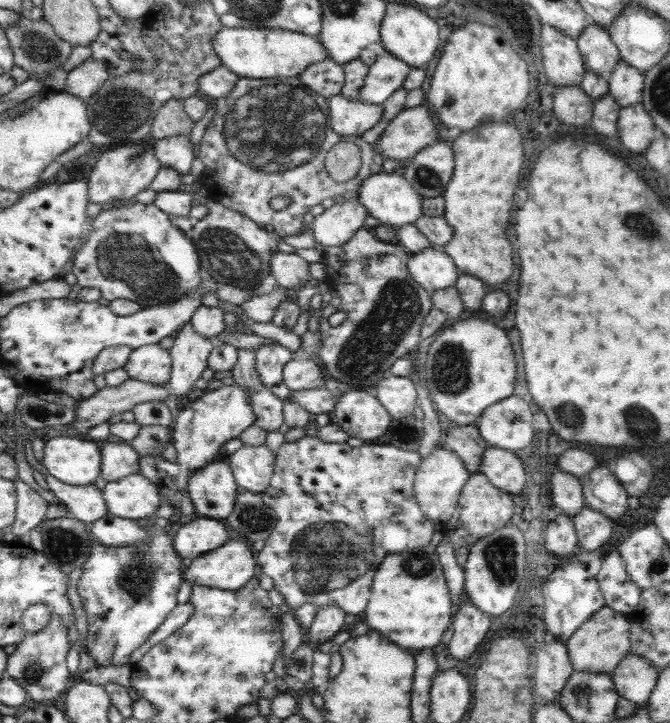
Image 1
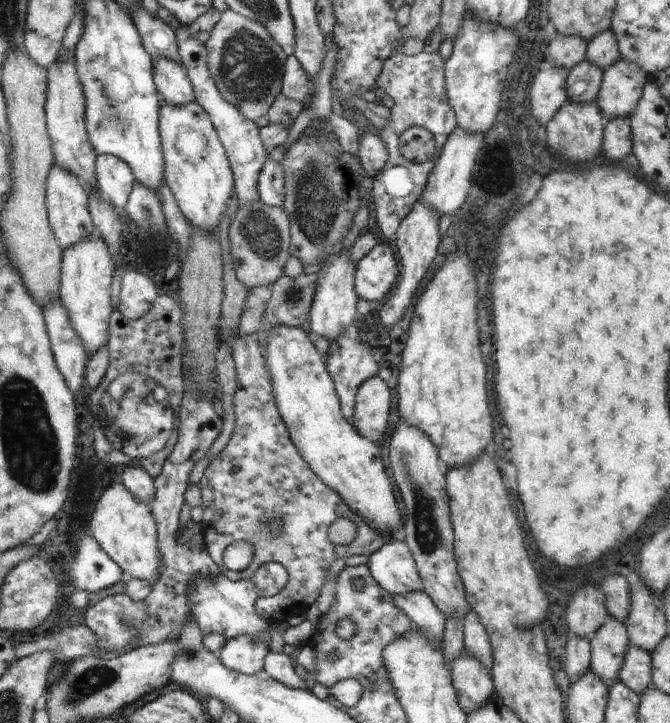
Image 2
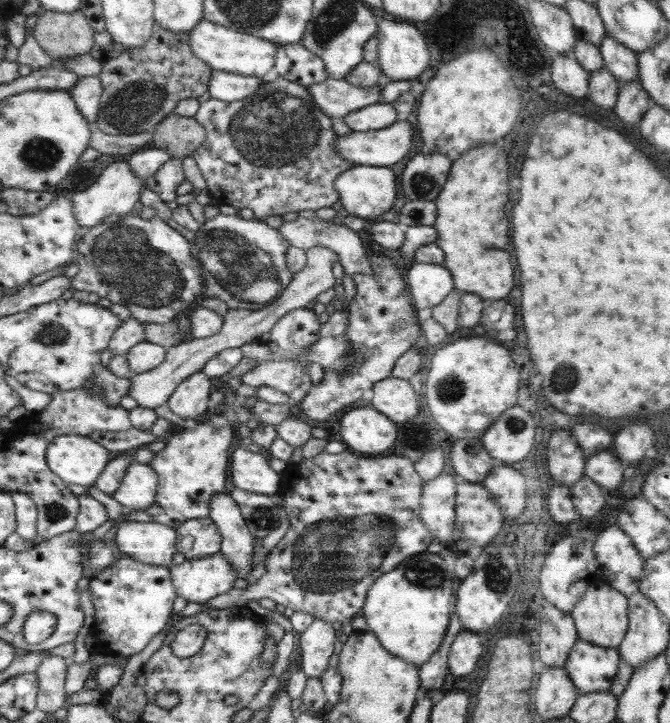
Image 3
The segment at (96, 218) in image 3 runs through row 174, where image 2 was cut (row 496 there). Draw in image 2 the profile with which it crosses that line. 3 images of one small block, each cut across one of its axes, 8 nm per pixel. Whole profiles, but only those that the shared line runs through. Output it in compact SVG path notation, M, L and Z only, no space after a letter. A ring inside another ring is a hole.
M112 482L99 497L89 521L90 534L102 550L123 570L127 578L146 579L154 584L159 575L159 549L156 546L156 523L148 506L124 486Z

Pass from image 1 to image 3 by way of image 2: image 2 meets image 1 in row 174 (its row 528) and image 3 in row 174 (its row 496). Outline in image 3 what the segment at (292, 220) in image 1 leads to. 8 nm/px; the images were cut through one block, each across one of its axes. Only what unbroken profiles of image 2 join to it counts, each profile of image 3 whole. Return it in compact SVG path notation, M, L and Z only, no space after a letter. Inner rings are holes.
M286 79L259 84L254 95L242 100L224 102L210 97L199 103L193 117L205 128L206 140L191 157L207 182L209 196L252 218L264 220L268 216L332 207L340 198L335 187L336 177L355 166L337 153L337 134L332 130L331 118L313 102L307 87Z

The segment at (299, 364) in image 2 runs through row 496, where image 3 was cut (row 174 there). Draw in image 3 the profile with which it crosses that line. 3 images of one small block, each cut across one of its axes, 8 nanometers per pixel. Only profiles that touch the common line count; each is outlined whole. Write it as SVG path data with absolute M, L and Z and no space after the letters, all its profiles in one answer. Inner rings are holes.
M355 165L336 177L335 187L346 212L363 219L376 218L388 212L396 200L396 178L388 167Z

